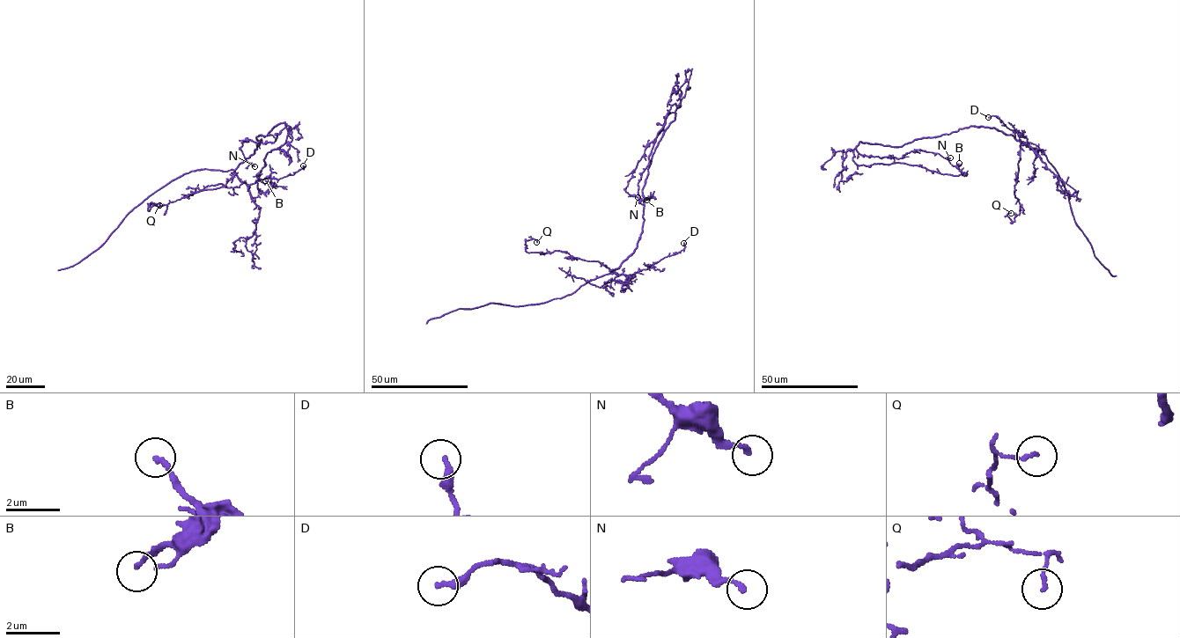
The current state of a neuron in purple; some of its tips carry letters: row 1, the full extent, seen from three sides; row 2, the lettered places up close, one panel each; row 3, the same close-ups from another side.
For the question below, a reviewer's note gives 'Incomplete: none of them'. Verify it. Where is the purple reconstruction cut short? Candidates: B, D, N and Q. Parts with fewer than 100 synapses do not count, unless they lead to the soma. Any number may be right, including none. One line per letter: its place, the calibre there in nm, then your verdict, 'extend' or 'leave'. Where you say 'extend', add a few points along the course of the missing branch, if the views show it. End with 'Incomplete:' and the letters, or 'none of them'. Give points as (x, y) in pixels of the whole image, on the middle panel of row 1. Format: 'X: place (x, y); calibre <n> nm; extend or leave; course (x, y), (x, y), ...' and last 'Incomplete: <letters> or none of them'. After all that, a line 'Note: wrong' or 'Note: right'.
B: place (646, 200); calibre 170 nm; leave
D: place (683, 243); calibre 240 nm; leave
N: place (637, 197); calibre 170 nm; leave
Q: place (536, 242); calibre 120 nm; leave
Incomplete: none of them
Note: right

